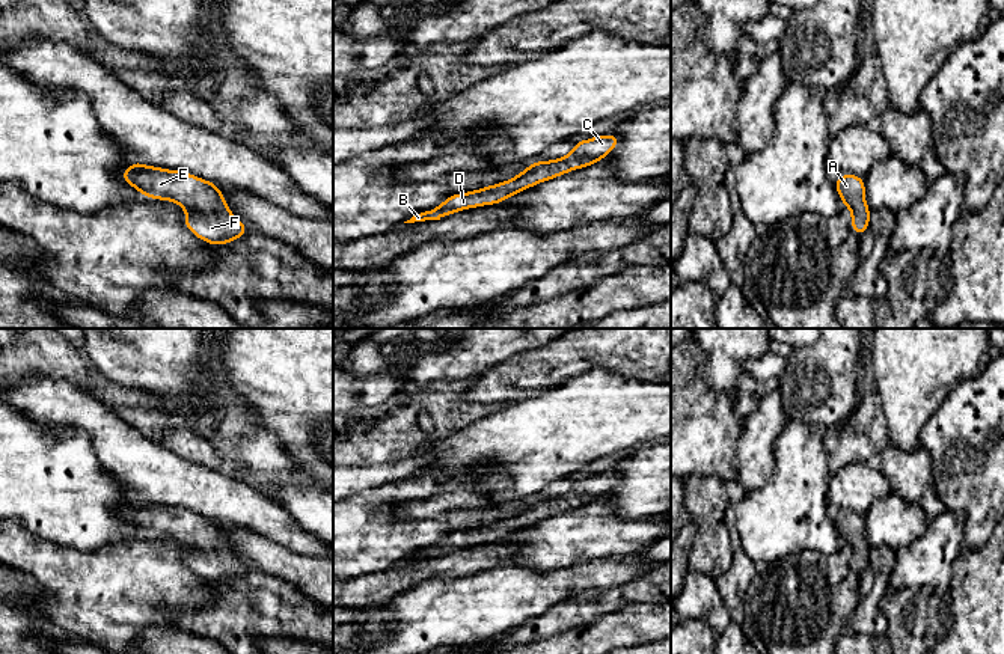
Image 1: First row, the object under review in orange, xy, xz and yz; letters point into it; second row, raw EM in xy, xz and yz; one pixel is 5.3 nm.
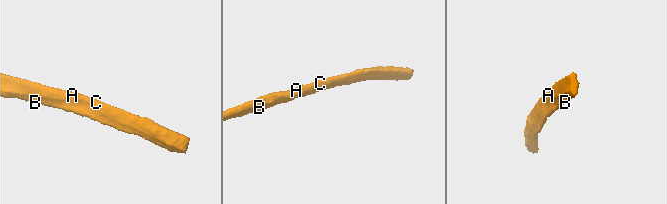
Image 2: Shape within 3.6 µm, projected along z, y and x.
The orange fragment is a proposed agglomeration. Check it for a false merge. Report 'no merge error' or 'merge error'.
no merge error

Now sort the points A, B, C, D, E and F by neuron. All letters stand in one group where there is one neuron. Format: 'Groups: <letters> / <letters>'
Groups: A B C D E F

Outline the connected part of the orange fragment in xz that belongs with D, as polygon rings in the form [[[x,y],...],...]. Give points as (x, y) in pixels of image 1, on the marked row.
[[[618,134],[597,136],[579,140],[568,155],[547,161],[532,161],[526,170],[519,172],[513,179],[502,181],[479,190],[455,193],[446,197],[439,206],[413,215],[404,223],[440,220],[461,209],[472,209],[485,205],[497,205],[510,196],[516,196],[544,181],[550,181],[571,170],[583,169],[601,161],[620,142]]]

